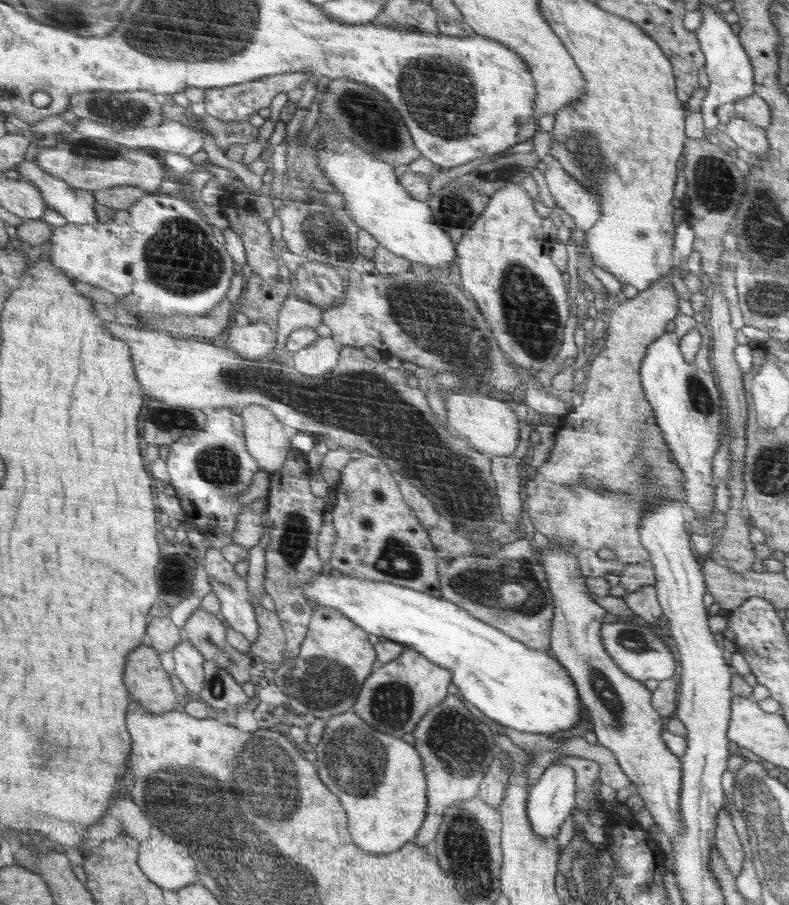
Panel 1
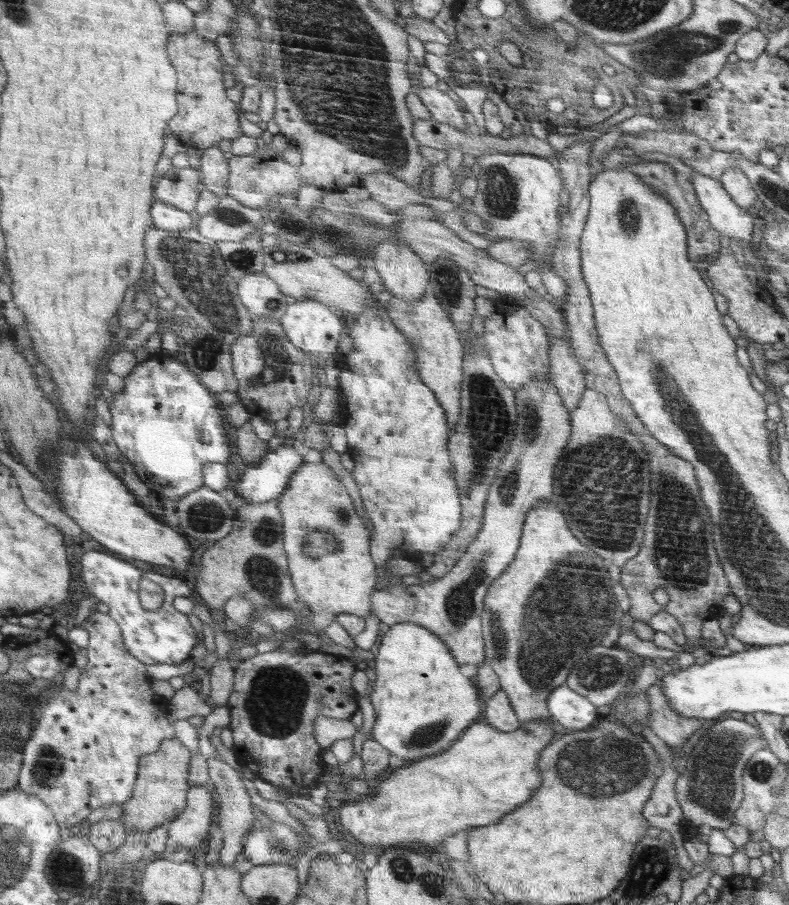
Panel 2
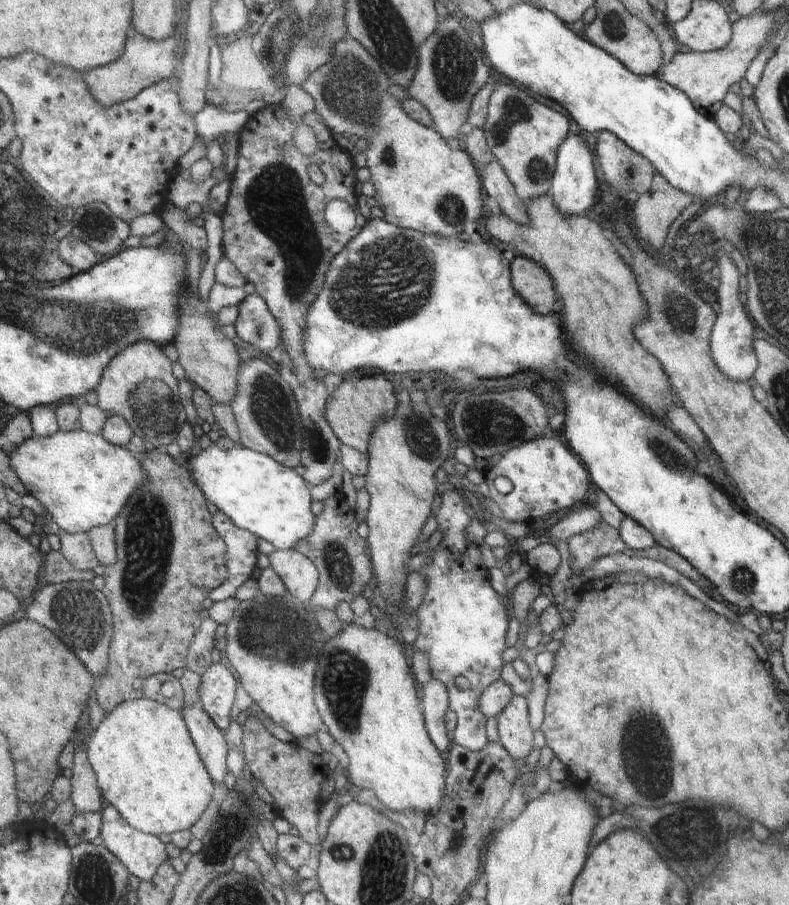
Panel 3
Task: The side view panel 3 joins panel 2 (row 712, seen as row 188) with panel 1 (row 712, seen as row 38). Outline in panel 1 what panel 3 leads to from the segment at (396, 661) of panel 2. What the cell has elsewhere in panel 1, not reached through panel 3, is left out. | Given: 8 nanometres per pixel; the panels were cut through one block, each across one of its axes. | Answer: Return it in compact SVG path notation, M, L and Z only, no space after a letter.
M348 709L326 721L324 734L316 745L315 752L316 762L322 766L320 778L328 782L326 786L330 789L334 784L336 794L344 798L344 806L348 806L348 822L352 822L352 840L360 842L364 850L368 850L370 854L388 854L402 848L406 842L410 842L410 838L418 834L426 818L426 776L422 770L420 754L412 744L377 731L352 709Z

